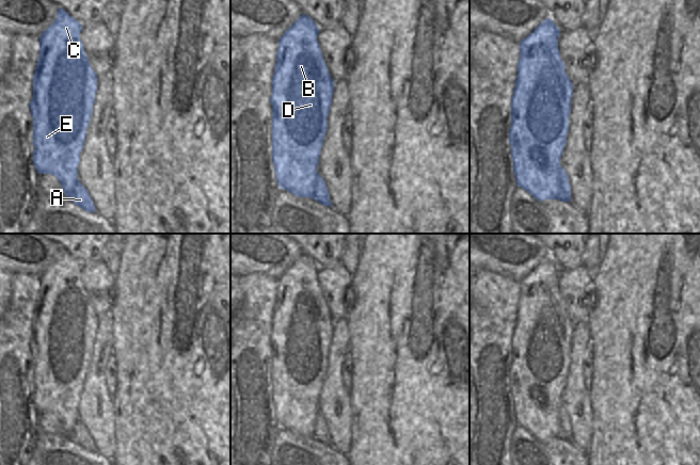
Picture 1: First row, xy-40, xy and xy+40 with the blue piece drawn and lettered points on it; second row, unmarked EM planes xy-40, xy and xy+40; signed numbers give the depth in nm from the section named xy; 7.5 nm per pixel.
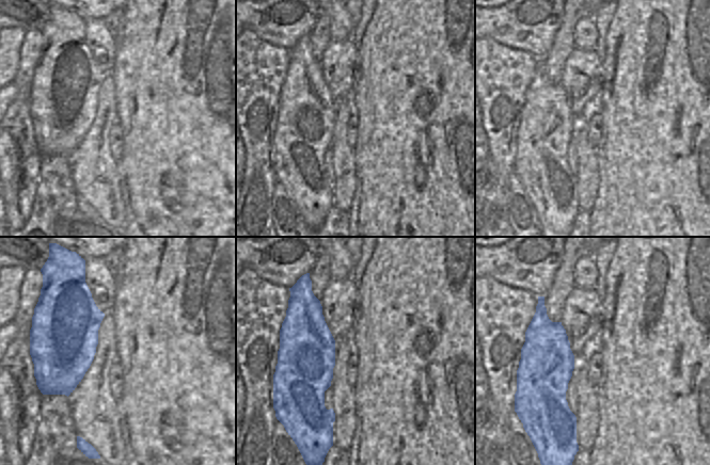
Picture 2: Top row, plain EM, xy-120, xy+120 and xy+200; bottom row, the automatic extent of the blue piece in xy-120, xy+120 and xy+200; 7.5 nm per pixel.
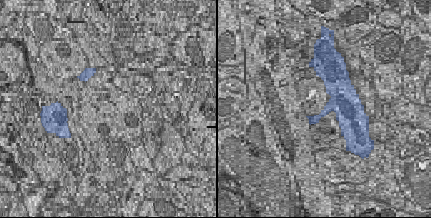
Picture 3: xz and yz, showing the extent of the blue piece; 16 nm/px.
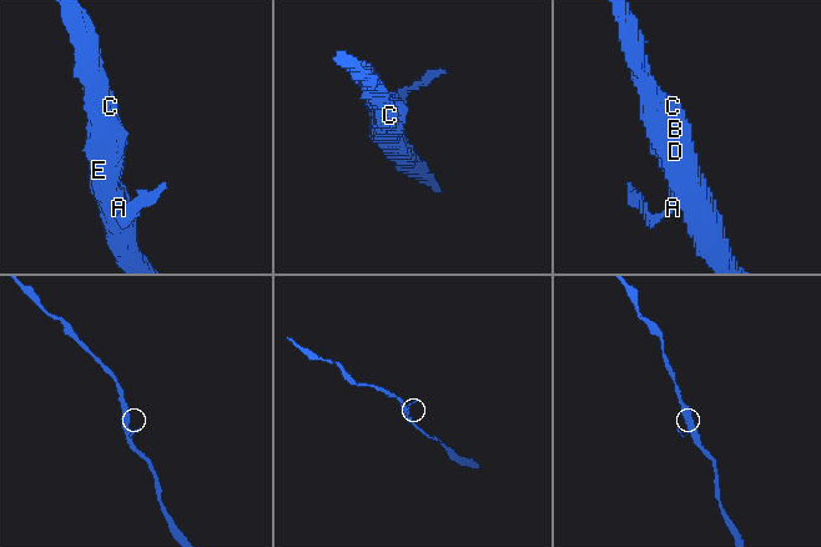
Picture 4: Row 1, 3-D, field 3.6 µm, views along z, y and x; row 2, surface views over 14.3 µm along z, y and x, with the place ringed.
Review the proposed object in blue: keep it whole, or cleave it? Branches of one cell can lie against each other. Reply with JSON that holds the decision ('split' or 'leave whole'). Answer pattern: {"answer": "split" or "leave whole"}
{"answer": "split"}

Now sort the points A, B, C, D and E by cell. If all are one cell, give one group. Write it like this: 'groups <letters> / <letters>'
groups A / B C D E

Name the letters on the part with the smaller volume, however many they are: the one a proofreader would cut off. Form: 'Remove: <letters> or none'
Remove: A

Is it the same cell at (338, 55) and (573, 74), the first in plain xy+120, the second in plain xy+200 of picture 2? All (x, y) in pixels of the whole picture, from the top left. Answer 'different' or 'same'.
same

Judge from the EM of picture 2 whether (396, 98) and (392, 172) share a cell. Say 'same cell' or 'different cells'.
same cell

